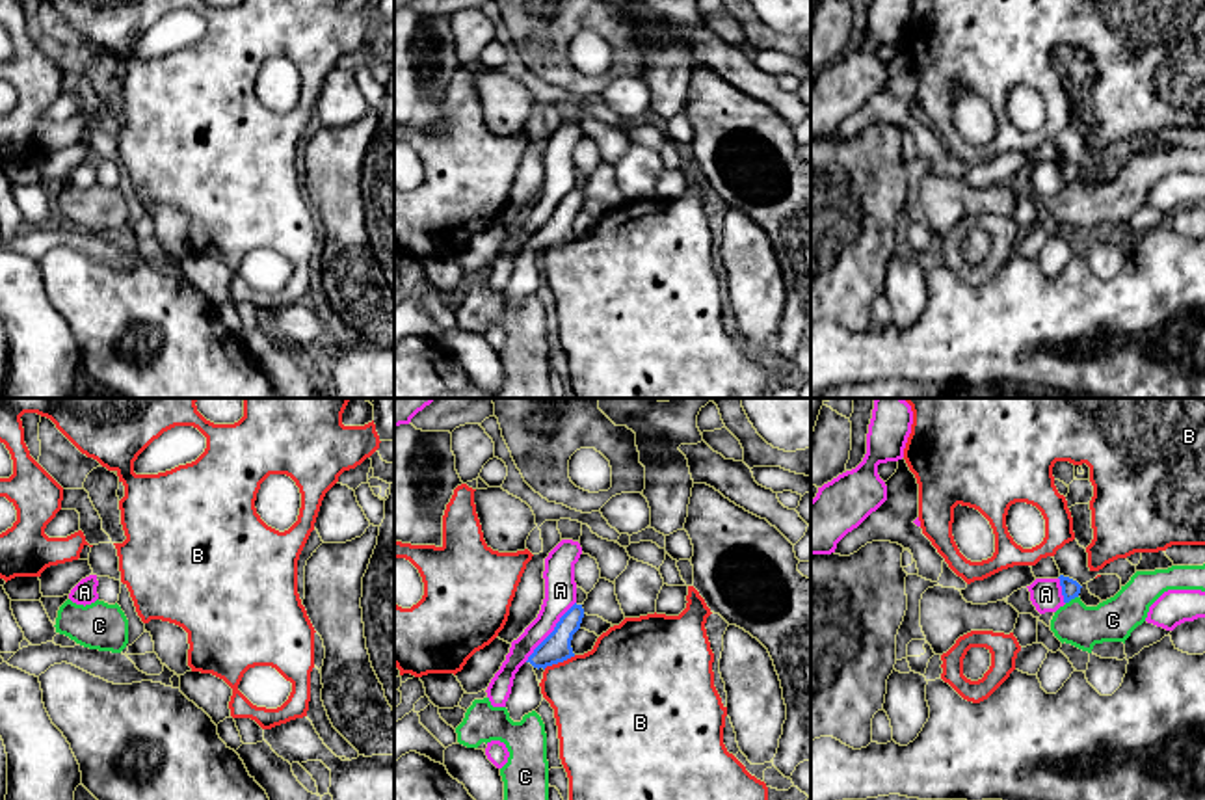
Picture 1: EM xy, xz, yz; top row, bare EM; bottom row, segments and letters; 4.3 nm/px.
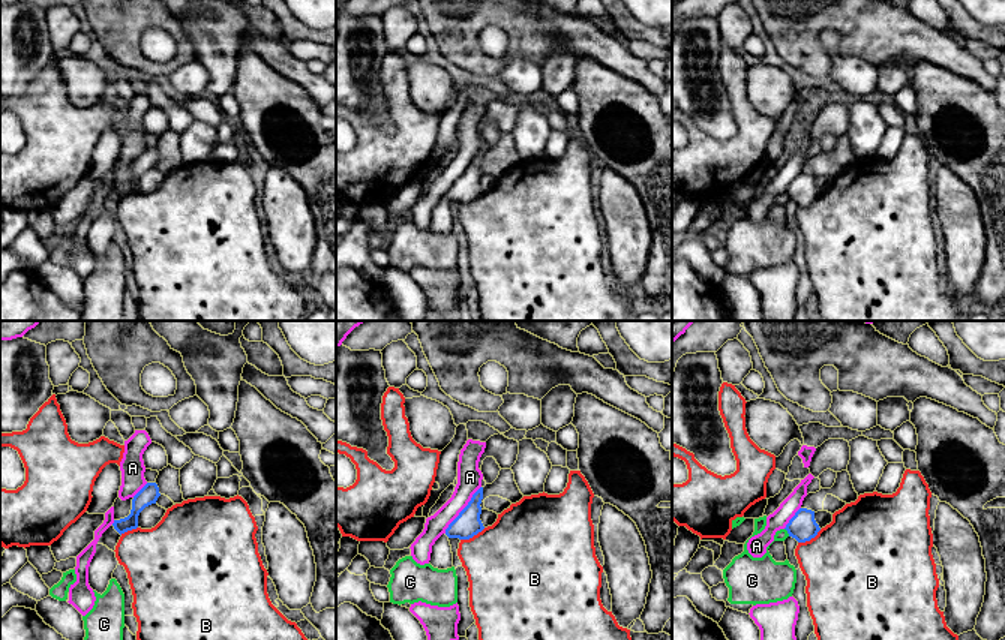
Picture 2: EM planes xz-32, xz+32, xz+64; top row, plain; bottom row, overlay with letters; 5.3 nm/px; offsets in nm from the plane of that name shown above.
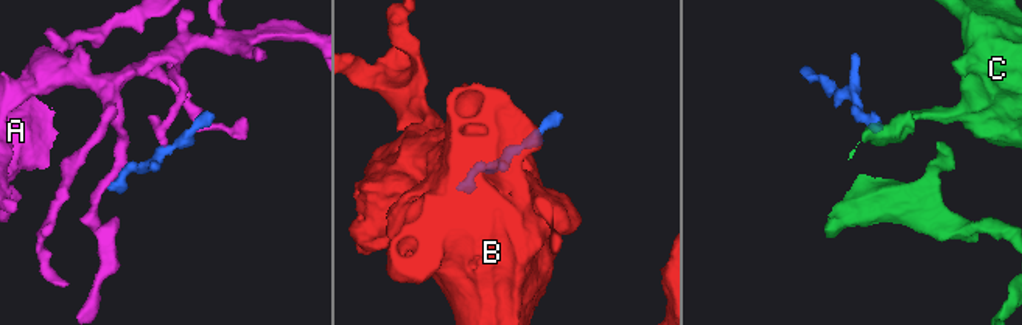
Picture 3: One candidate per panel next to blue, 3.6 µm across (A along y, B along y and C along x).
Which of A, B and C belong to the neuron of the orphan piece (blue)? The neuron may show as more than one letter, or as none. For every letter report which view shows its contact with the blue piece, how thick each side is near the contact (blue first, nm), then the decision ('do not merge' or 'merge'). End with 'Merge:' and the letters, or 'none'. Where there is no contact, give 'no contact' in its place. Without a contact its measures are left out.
A: xz | 130/140 nm | do not merge
B: xz | 130/420 nm | do not merge
C: yz | 80/190 nm | do not merge
Merge: none

